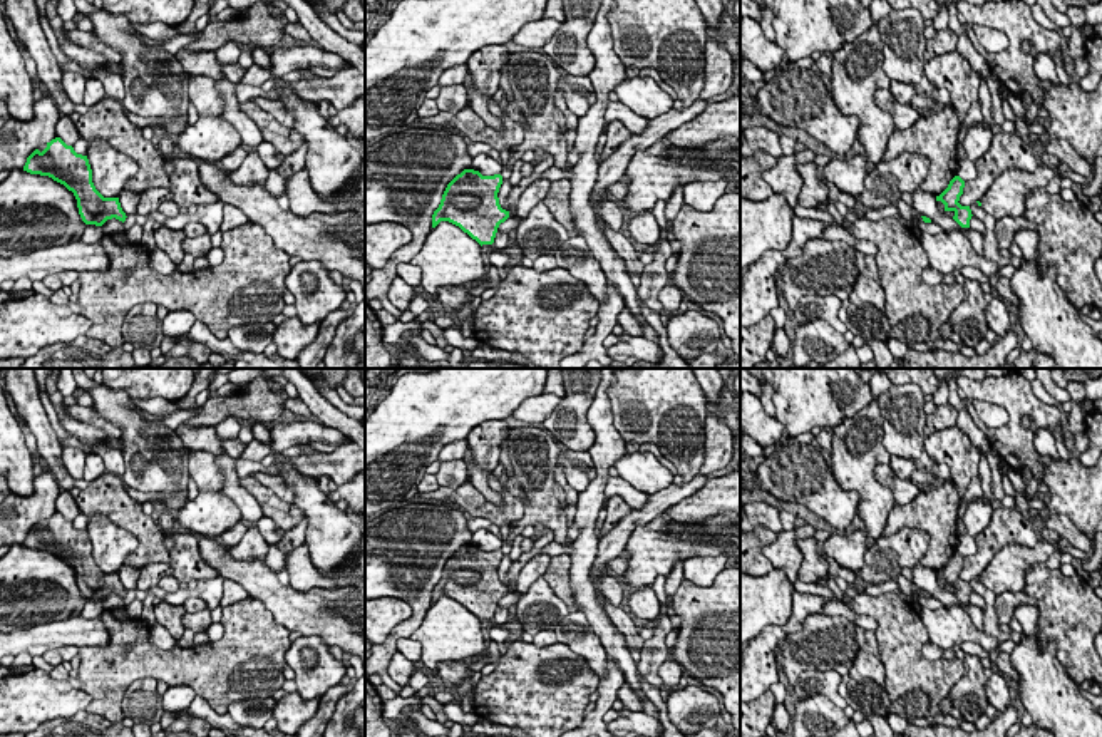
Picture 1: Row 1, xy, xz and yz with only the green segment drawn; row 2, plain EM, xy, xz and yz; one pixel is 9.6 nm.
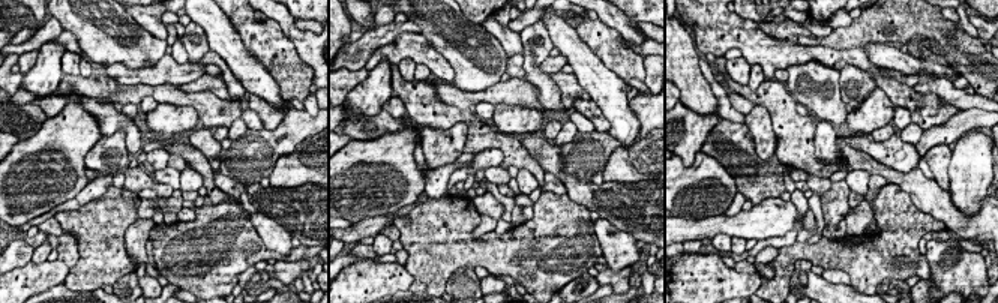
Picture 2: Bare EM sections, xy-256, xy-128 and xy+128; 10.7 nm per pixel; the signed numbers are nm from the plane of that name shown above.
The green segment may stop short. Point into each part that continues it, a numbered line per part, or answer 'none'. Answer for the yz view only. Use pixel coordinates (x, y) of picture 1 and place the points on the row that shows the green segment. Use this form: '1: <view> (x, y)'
none

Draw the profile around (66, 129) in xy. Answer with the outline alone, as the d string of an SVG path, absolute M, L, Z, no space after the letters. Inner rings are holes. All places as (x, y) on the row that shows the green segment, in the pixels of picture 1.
M60 116L60 119L55 126L55 134L67 146L74 146L80 139L80 134L79 134L77 127L69 116Z

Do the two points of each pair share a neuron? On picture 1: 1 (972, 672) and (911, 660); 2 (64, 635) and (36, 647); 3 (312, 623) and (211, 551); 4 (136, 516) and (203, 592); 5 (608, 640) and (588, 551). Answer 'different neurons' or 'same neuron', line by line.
1: different neurons
2: same neuron
3: same neuron
4: different neurons
5: same neuron

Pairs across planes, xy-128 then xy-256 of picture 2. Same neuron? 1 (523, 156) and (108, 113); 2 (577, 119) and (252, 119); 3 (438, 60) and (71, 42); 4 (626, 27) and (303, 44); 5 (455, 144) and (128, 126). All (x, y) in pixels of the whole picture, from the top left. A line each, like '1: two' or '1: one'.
1: one
2: one
3: one
4: one
5: two

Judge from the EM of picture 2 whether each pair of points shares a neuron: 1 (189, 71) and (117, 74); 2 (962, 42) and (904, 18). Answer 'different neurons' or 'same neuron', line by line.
1: same neuron
2: same neuron

